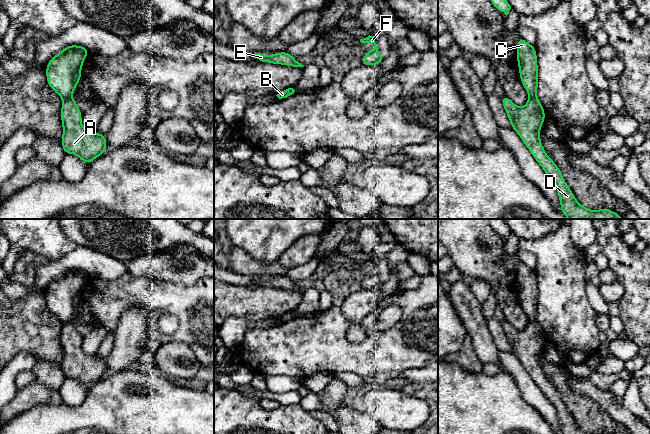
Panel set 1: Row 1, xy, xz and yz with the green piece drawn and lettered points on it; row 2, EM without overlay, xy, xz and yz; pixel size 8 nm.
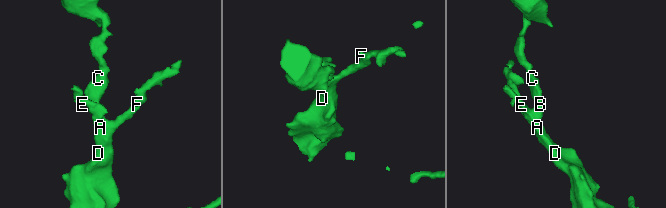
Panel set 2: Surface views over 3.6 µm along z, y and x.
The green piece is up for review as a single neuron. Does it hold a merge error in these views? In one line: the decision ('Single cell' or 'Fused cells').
Fused cells

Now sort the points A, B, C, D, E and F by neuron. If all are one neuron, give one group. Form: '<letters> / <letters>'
A D E F / B C

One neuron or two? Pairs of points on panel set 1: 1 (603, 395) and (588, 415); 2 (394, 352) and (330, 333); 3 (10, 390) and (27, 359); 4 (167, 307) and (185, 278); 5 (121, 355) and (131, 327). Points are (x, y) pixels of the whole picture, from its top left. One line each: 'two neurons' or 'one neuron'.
1: two neurons
2: one neuron
3: one neuron
4: two neurons
5: one neuron

